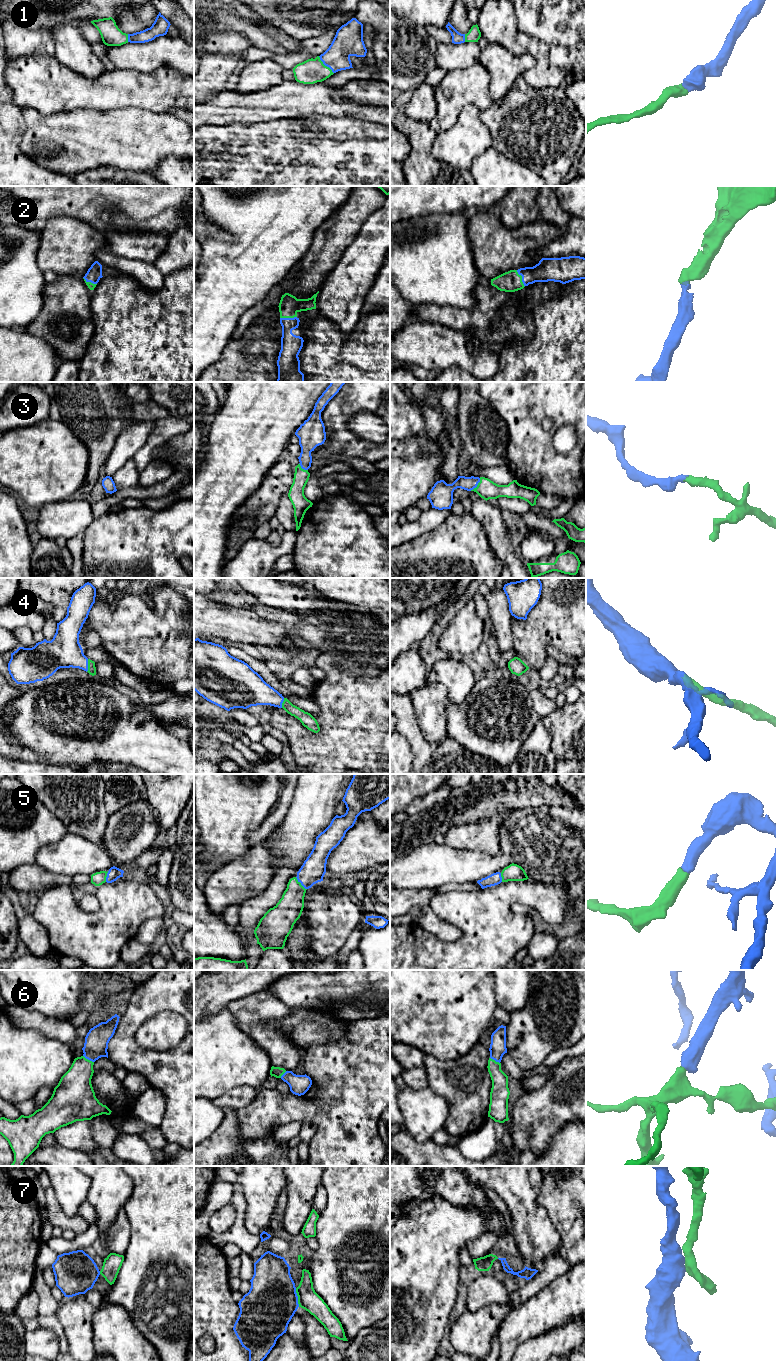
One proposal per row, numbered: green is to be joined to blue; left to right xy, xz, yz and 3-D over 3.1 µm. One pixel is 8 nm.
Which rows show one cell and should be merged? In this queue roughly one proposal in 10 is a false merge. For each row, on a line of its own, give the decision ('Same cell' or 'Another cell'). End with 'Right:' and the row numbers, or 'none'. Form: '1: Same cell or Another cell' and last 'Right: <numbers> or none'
1: Same cell
2: Same cell
3: Same cell
4: Same cell
5: Same cell
6: Same cell
7: Another cell
Right: 1, 2, 3, 4, 5, 6

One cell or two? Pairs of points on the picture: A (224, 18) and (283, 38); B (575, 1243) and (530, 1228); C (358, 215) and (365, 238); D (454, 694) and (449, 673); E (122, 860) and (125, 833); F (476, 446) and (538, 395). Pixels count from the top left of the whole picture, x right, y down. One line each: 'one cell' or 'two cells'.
A: two cells
B: two cells
C: two cells
D: one cell
E: one cell
F: two cells

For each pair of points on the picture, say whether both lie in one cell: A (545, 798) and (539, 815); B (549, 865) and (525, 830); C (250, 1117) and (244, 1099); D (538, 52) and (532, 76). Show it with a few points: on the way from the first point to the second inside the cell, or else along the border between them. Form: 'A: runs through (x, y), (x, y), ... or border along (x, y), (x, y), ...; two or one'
A: border along (566, 806), (532, 804), (520, 808); two
B: runs through (548, 856), (534, 839); one
C: border along (259, 1089), (256, 1096), (249, 1103), (236, 1110); two
D: runs through (539, 58), (538, 70); one

